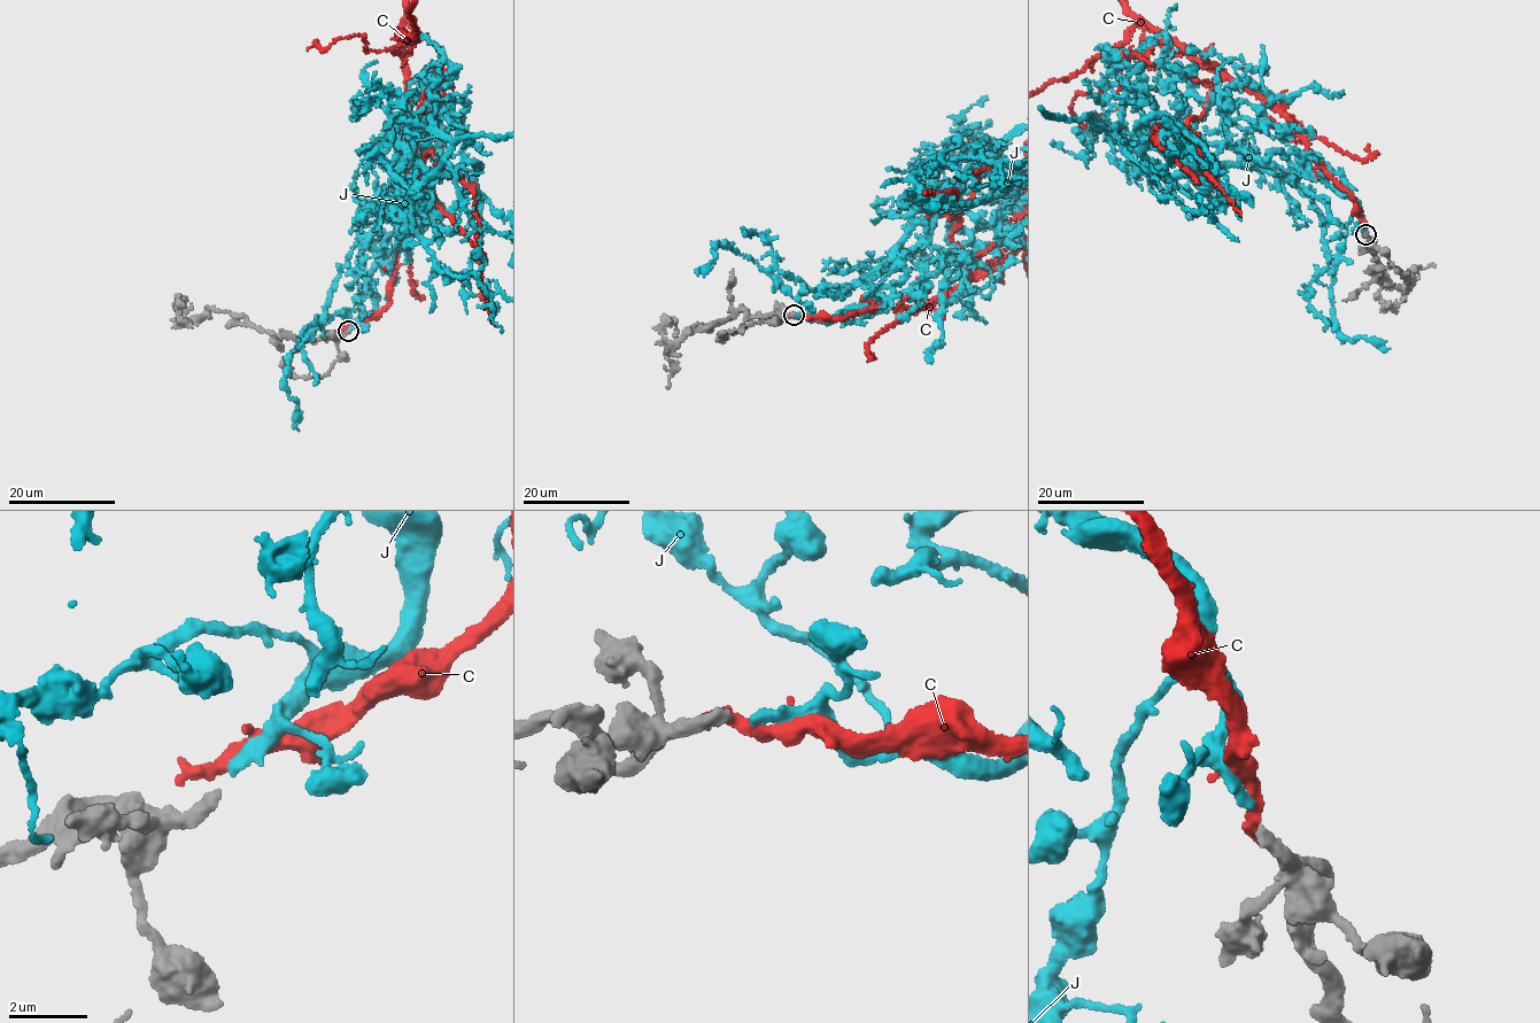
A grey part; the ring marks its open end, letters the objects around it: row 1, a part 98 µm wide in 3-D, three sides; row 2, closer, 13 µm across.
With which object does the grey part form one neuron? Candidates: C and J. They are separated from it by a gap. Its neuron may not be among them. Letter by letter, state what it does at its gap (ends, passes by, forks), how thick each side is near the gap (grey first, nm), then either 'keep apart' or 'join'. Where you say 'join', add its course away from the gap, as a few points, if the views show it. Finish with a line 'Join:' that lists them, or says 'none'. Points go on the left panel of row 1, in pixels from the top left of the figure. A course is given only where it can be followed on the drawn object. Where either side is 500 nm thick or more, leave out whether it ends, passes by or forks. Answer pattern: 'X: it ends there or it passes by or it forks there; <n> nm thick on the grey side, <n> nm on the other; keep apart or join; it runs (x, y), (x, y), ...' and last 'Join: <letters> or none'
C: it ends there; 320 nm thick on the grey side, 440 nm on the other; keep apart
J: it ends there; 320 nm thick on the grey side, 320 nm on the other; join
Join: J

